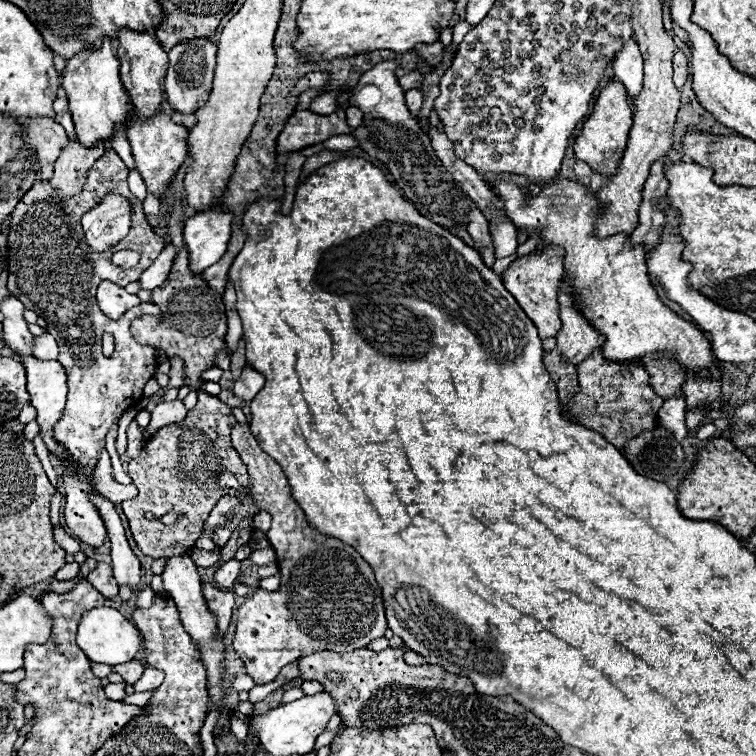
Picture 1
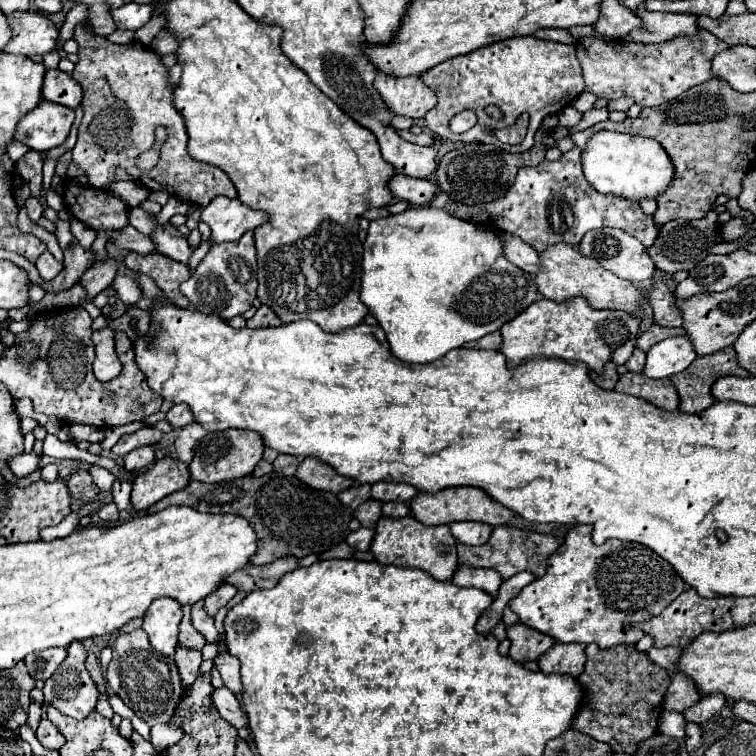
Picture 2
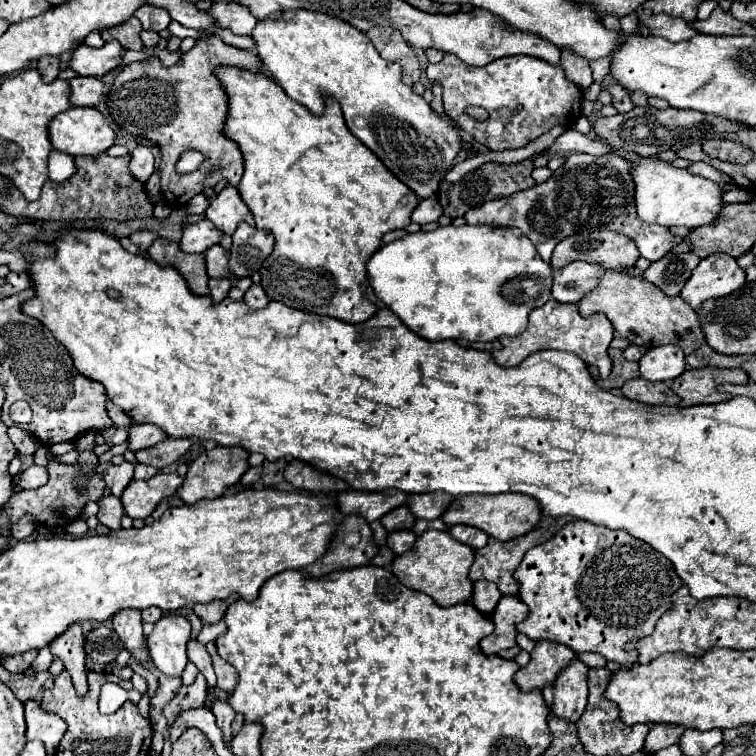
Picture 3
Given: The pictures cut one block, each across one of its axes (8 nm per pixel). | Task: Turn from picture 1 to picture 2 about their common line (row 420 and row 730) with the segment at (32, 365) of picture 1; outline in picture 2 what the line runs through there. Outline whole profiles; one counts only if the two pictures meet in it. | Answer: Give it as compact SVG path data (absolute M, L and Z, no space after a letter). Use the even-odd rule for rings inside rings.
M42 718L42 722L40 722L40 726L38 726L38 730L36 730L36 738L40 740L40 744L44 746L44 748L48 748L48 750L60 750L64 744L66 744L66 740L64 740L64 736L56 730L56 726L50 722L50 720L46 720L46 718Z

